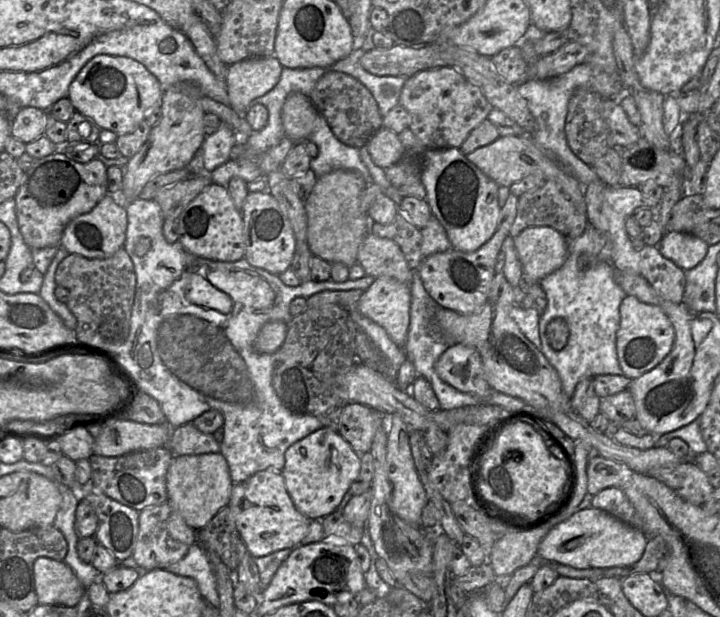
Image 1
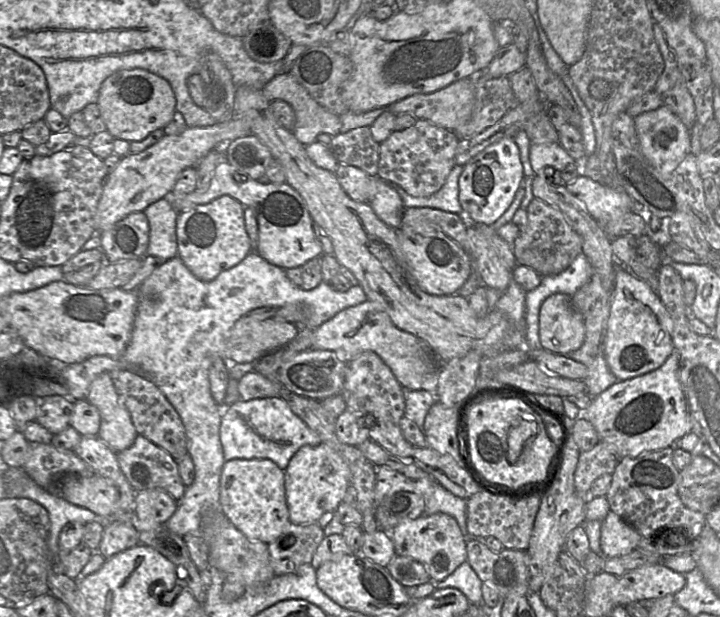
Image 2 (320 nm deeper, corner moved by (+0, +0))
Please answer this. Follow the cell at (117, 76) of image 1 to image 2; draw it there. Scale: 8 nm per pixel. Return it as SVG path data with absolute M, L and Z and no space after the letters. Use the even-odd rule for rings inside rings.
M145 69L117 71L101 84L97 105L106 130L115 138L128 142L144 140L157 129L163 129L176 111L176 98L171 85L164 78Z

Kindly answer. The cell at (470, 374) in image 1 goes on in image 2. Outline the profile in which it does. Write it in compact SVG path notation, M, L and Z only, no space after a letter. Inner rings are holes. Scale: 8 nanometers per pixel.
M423 514L416 519L404 519L389 534L395 554L419 562L433 582L445 579L467 560L466 537L462 534L456 520L450 515Z

